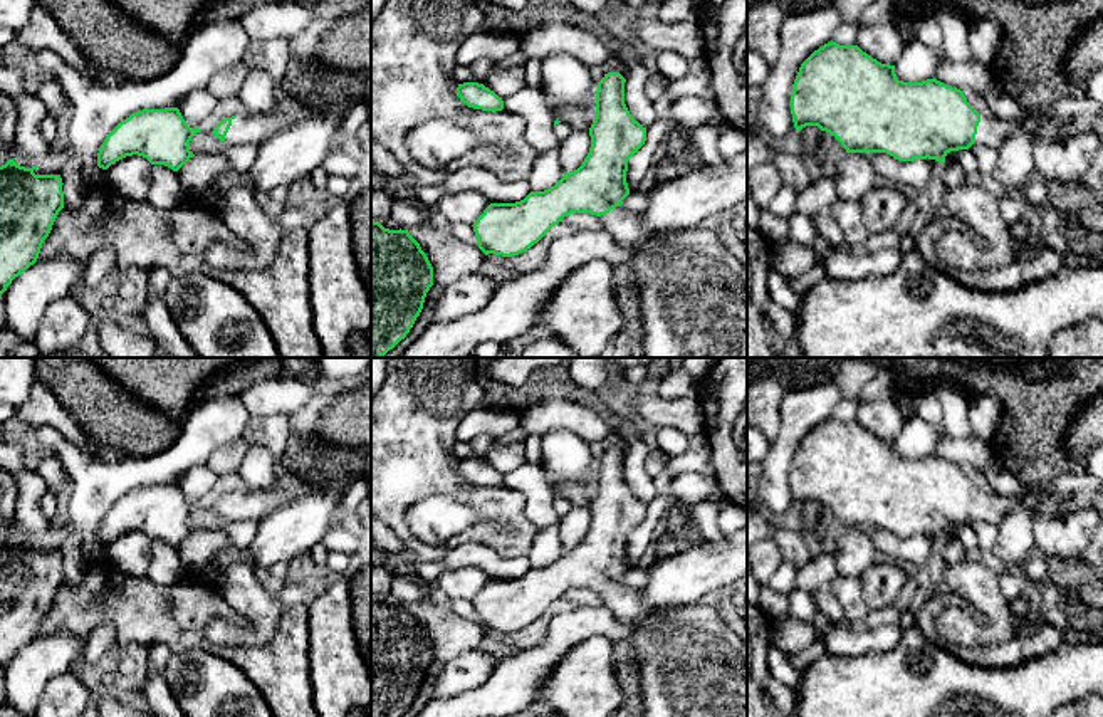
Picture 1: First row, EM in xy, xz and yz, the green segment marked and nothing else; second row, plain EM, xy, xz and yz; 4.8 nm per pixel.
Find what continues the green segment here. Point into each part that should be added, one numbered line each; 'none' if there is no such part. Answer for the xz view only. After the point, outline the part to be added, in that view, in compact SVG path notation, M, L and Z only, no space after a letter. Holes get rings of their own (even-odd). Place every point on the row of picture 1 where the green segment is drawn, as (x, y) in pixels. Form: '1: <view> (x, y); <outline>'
1: xz (692, 289); M621 207L601 215L603 228L631 250L623 267L640 296L643 358L747 358L747 269L707 228L650 233L641 213Z

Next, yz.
1: yz (991, 131); M980 116L974 144L999 148L1016 129L1019 129L1019 124L1011 119Z

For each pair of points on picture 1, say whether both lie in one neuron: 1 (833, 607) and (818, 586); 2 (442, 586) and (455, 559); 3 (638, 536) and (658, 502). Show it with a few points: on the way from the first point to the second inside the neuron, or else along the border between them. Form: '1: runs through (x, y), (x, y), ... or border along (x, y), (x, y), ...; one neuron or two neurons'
1: runs through (828, 601), (821, 591); one neuron
2: border along (489, 575), (477, 568), (449, 568), (432, 585); two neurons
3: runs through (647, 528), (655, 511); one neuron

